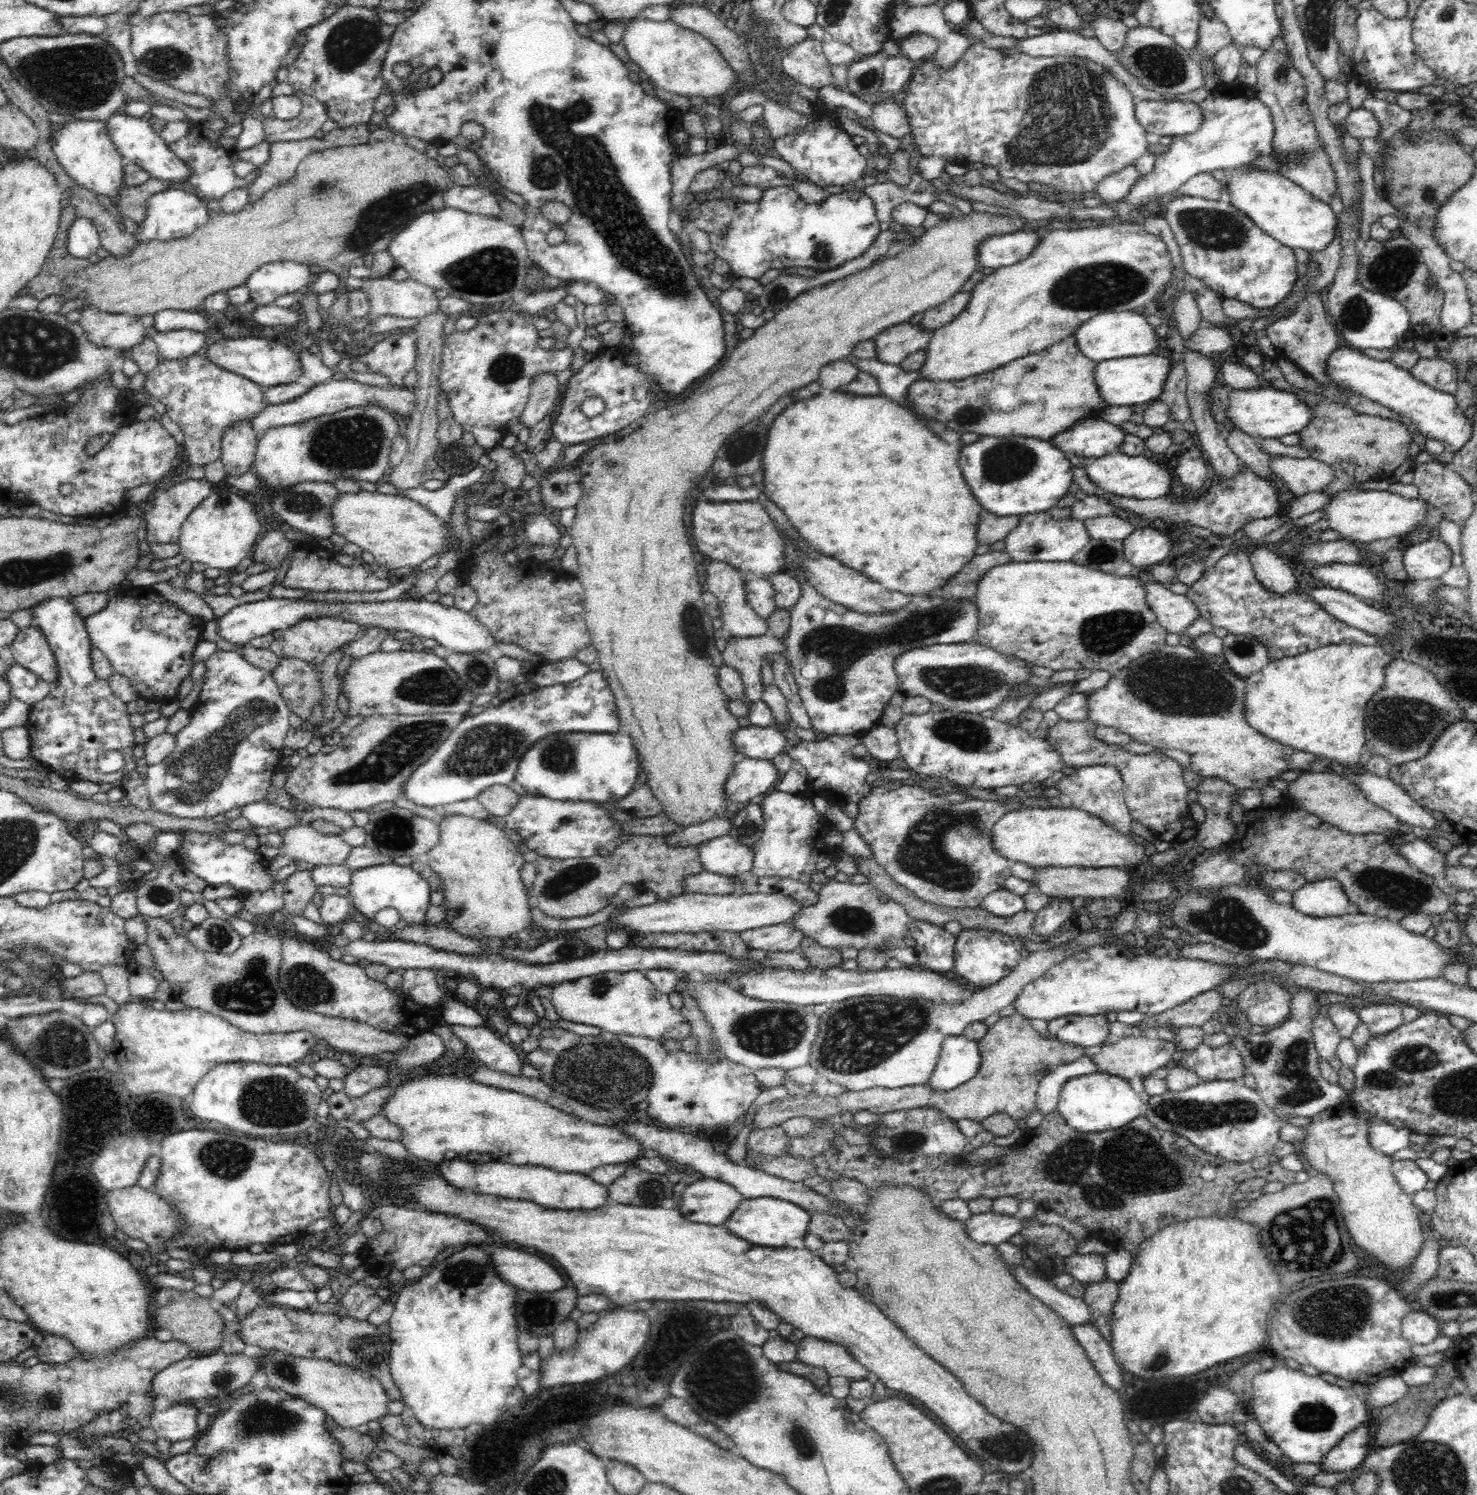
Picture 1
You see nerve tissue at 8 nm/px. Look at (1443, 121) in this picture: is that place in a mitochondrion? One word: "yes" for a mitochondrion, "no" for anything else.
no

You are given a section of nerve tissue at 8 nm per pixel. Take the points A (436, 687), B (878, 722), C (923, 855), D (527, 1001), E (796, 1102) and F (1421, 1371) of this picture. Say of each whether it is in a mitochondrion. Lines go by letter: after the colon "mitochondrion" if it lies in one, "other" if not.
A: mitochondrion
B: other
C: mitochondrion
D: other
E: other
F: other

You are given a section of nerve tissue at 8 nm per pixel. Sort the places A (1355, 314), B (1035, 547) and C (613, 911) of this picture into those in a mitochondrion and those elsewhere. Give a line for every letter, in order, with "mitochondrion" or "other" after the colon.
A: mitochondrion
B: mitochondrion
C: other

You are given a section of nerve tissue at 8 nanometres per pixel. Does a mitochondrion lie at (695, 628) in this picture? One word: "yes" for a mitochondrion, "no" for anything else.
yes

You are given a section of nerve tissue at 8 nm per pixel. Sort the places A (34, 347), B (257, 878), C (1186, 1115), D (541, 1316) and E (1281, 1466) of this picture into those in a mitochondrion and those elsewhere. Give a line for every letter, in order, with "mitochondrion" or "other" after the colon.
A: mitochondrion
B: other
C: mitochondrion
D: mitochondrion
E: other

